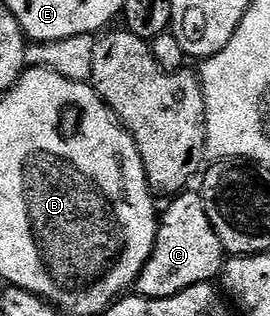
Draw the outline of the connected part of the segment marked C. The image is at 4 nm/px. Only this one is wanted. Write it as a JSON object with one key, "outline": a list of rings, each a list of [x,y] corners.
{"outline":[[[183,191],[169,202],[166,210],[161,210],[158,222],[158,238],[154,244],[154,253],[148,259],[142,274],[136,282],[136,293],[140,297],[151,297],[152,299],[164,299],[176,295],[193,285],[204,285],[213,282],[221,274],[227,260],[228,254],[220,243],[220,235],[212,227],[212,219],[204,211],[204,199],[201,192]]]}

